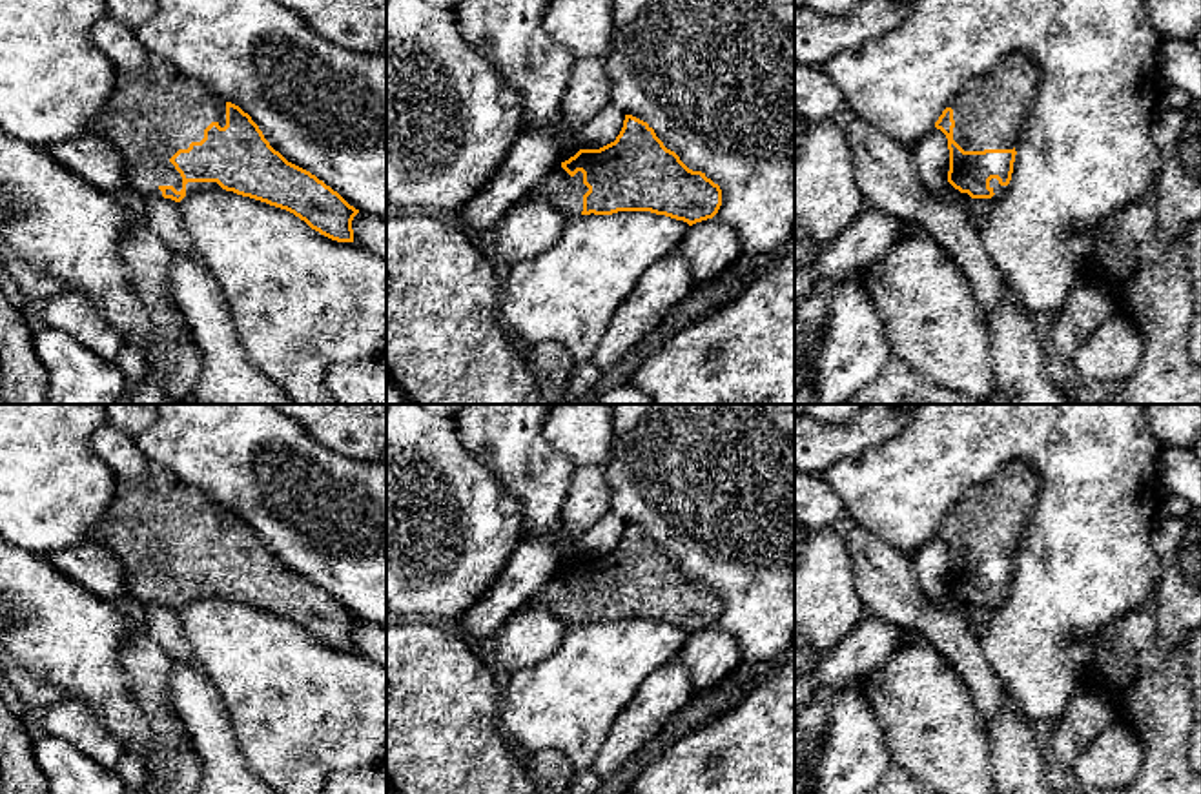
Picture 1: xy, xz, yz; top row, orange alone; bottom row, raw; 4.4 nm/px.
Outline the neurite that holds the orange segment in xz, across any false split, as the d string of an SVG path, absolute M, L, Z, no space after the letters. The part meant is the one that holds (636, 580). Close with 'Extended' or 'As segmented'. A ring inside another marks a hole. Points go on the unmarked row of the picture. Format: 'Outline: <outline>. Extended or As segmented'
Outline: M625 523L614 550L558 570L554 585L527 606L538 603L565 625L651 619L689 634L713 626L722 614L720 594L689 577L632 523Z. Extended

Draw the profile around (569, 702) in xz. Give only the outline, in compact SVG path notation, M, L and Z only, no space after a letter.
M651 619L567 625L563 645L550 657L512 672L510 683L501 694L499 723L503 732L512 734L519 747L530 756L543 748L556 748L563 752L576 769L590 769L600 756L601 743L623 707L632 699L636 688L654 670L678 657L687 637L687 630Z

